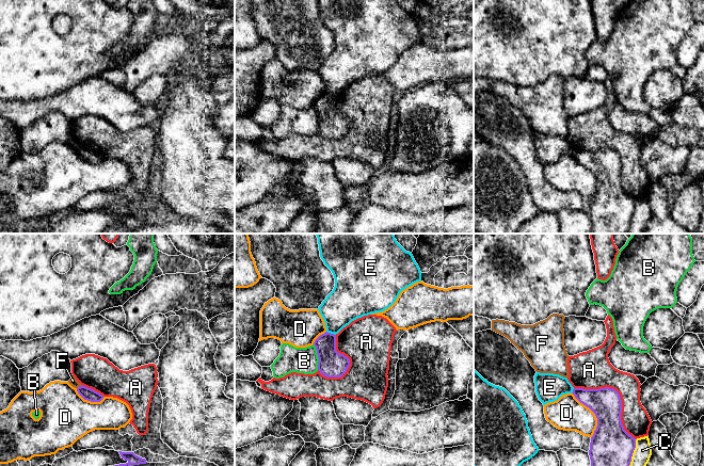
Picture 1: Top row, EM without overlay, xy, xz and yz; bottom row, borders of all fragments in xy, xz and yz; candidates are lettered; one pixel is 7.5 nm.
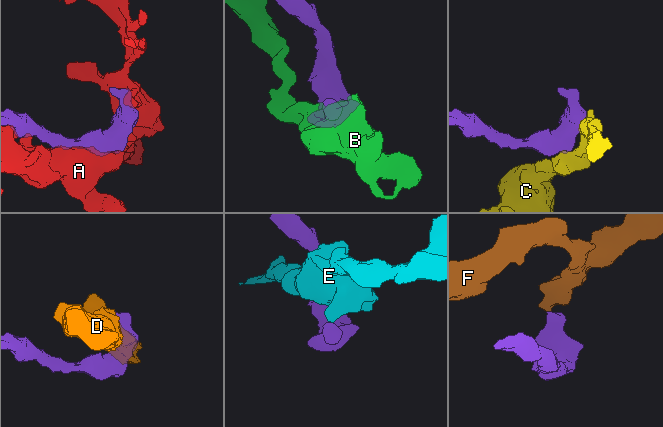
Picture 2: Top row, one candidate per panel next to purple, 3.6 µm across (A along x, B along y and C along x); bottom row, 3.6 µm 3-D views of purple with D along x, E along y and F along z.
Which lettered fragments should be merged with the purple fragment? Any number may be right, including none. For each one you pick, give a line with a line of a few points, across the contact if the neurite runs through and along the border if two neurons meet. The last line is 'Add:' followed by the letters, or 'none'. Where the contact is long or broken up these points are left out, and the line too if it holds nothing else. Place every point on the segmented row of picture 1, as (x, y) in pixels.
Add: none

